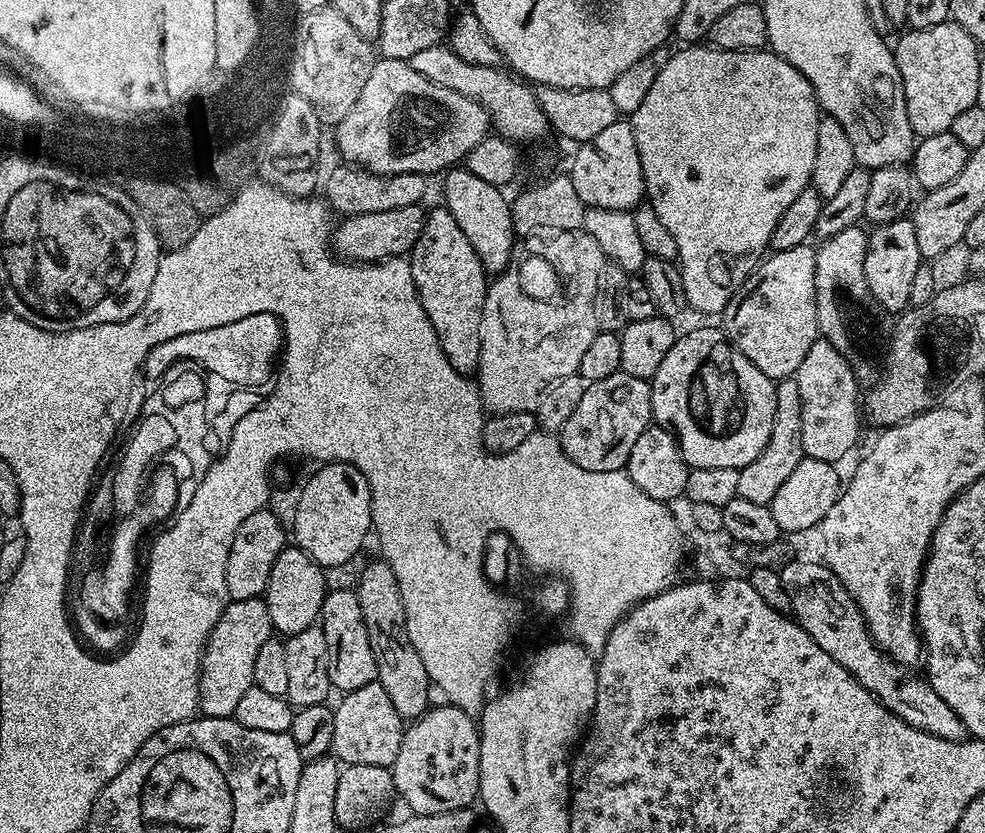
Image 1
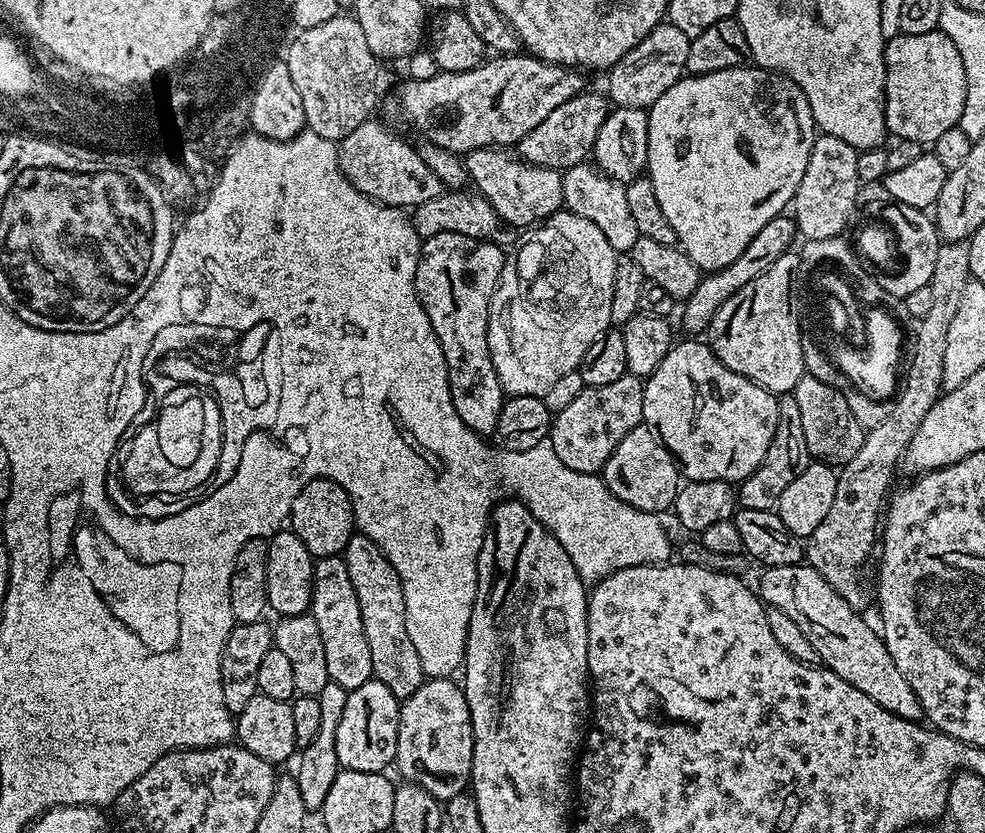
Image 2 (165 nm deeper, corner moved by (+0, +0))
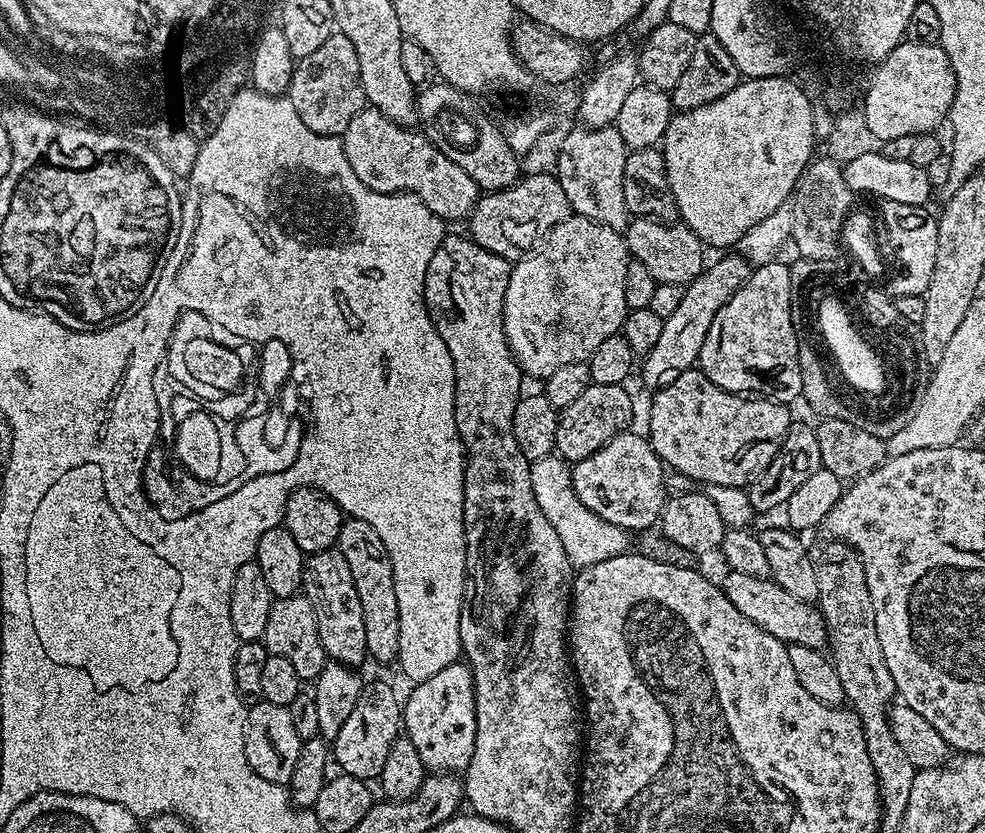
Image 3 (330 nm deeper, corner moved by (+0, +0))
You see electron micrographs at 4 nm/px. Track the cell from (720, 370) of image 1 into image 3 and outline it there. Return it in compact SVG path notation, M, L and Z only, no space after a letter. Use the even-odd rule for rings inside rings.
M699 370L677 372L674 382L655 389L652 405L648 408L648 432L646 439L661 461L673 473L687 476L689 481L701 480L704 486L734 486L744 488L770 466L778 454L788 429L794 423L789 405L777 404L771 398L749 398L744 394L727 392Z

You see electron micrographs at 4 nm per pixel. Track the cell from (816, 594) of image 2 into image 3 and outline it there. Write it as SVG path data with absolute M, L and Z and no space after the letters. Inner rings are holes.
M729 571L727 575L728 577L722 580L726 598L734 604L739 613L746 614L750 622L762 626L766 634L774 634L774 638L784 641L787 645L801 644L823 649L829 643L828 628L815 603L799 601L771 578L754 578L750 574L738 574L733 571Z

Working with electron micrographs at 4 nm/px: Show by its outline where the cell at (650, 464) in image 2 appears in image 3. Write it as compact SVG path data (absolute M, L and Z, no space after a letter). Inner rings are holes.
M625 430L618 433L606 446L602 446L590 458L575 461L571 465L572 485L586 510L592 510L606 522L625 530L643 530L651 528L659 521L660 512L664 509L666 495L664 496L664 472L665 465L660 459L660 455L652 449L643 435L640 436L633 430Z

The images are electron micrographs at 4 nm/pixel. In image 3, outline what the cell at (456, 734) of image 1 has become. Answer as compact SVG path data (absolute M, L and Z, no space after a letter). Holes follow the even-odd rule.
M457 662L438 670L434 678L426 678L415 685L408 700L402 704L402 732L408 736L422 757L429 773L460 774L465 771L474 754L476 737L476 695L472 669Z

